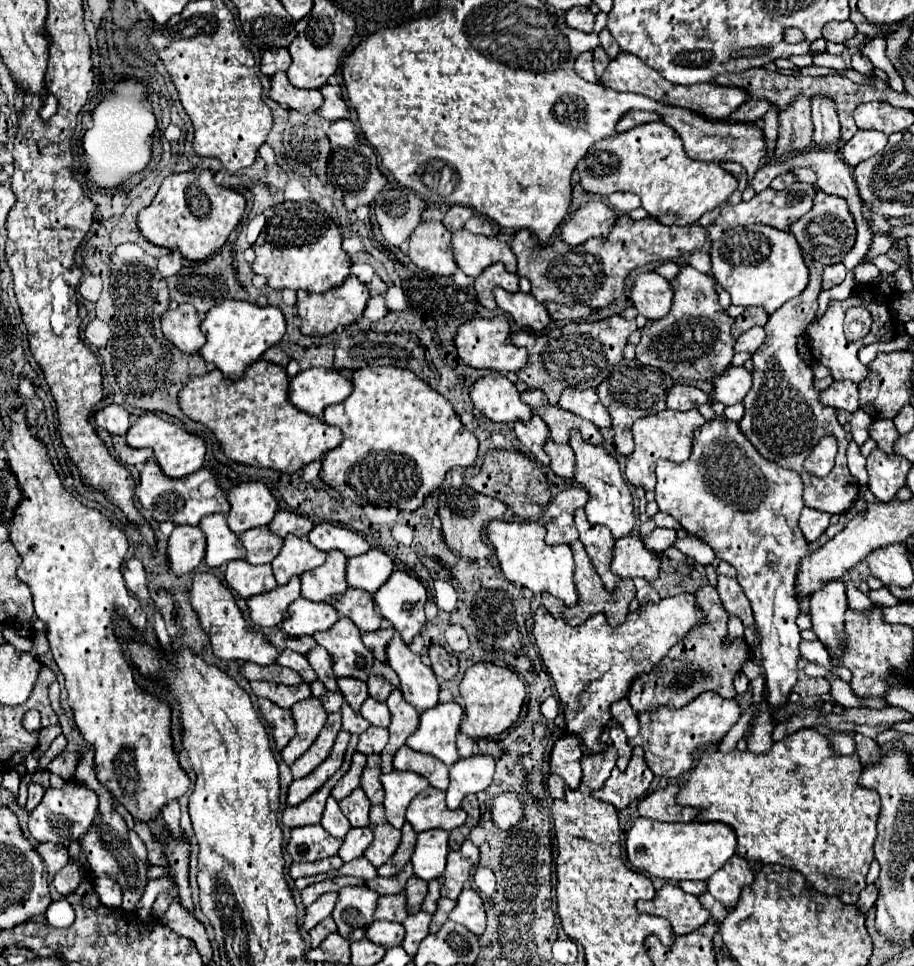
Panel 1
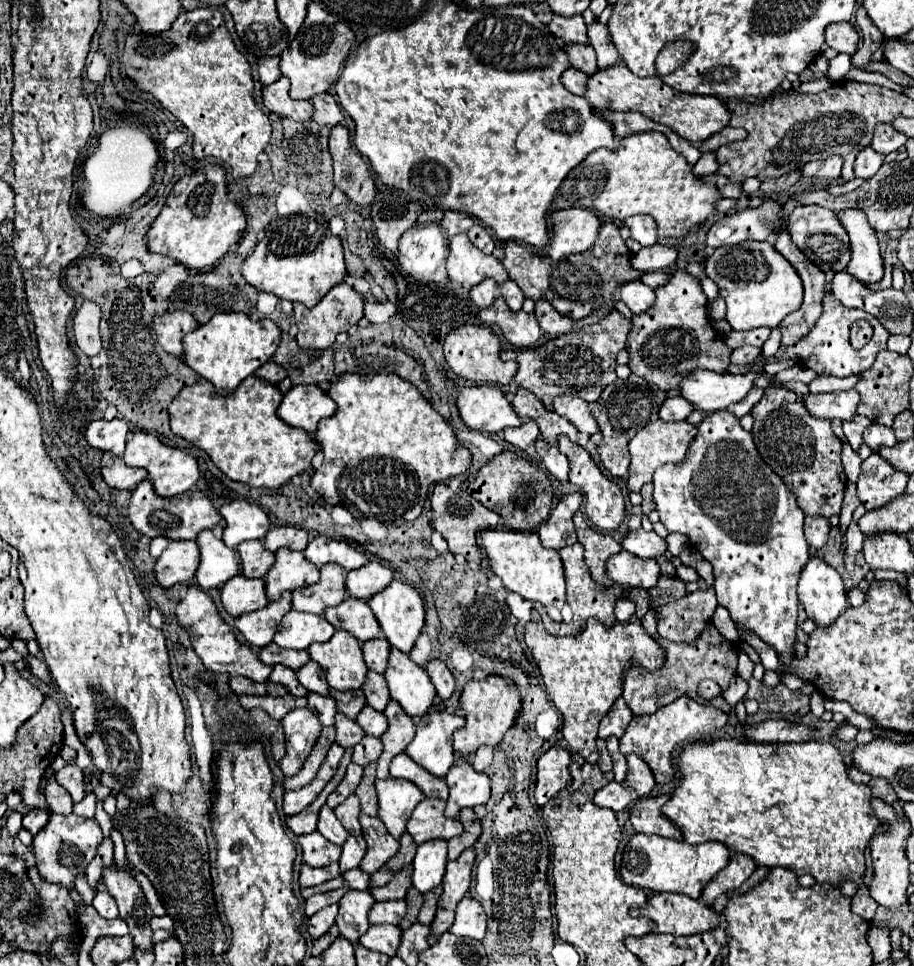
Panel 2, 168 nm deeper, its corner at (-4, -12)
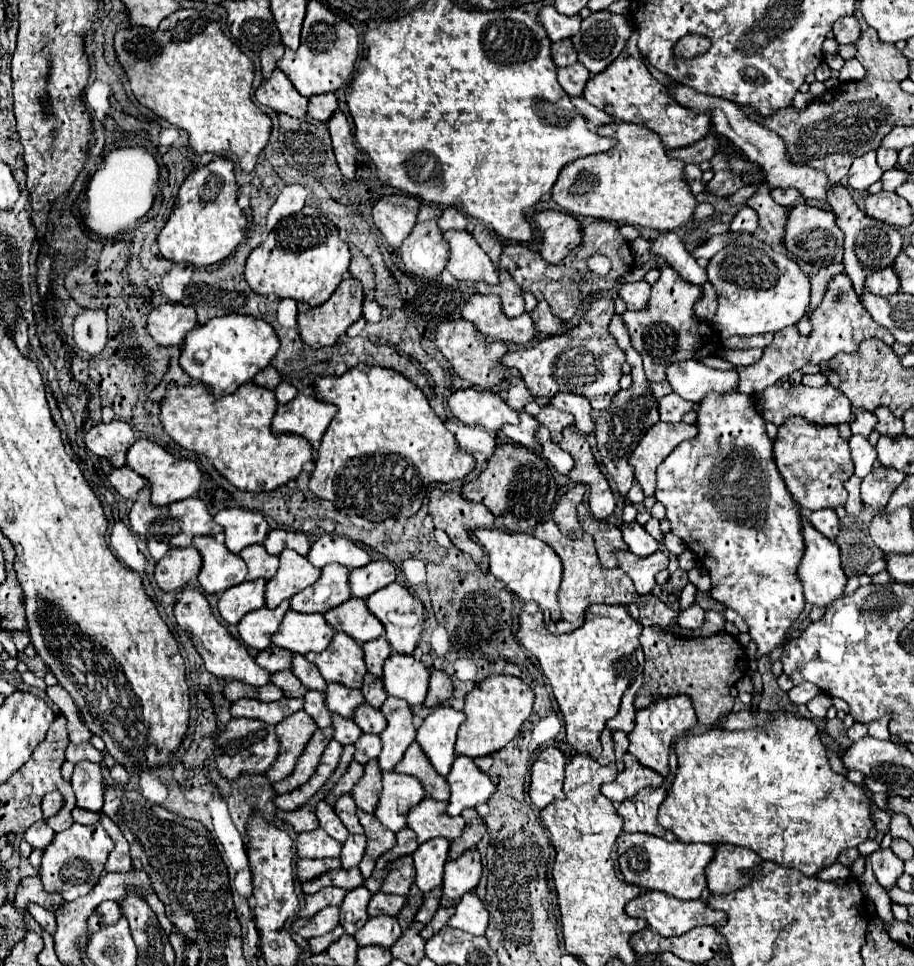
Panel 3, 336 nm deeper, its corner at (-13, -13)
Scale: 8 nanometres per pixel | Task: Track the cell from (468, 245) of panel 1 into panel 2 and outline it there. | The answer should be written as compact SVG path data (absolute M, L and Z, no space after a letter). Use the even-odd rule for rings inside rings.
M457 234L449 238L449 258L447 258L447 274L451 280L473 288L485 278L493 278L499 284L509 278L503 264L483 254L473 242L467 238L467 234Z

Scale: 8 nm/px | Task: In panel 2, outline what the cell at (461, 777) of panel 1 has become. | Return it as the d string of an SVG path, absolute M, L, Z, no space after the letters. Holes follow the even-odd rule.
M457 760L447 776L447 786L449 786L449 798L445 806L445 816L447 818L457 818L459 810L477 804L487 804L489 792L491 792L491 782L483 772L477 772L469 762Z

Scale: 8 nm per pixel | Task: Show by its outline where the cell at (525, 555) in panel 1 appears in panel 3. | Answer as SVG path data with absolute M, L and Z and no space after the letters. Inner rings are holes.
M478 529L474 531L474 537L488 553L490 573L500 579L516 597L520 597L522 601L538 603L542 611L550 611L550 617L558 621L558 589L562 583L562 563L554 549L532 535L506 533L498 529Z

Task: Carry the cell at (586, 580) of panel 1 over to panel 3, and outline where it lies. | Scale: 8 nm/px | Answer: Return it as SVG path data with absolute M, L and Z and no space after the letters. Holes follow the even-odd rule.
M546 521L542 525L536 527L534 533L538 539L546 541L562 559L564 565L564 577L562 577L562 587L558 591L558 601L560 601L560 609L562 609L562 621L546 621L548 629L556 635L560 633L570 633L574 629L578 629L584 621L586 609L590 605L596 603L636 603L636 589L632 587L630 577L622 571L622 569L602 569L596 557L596 549L594 549L594 541L590 535L584 535L582 539L568 539L564 537L558 527L554 525L554 521Z

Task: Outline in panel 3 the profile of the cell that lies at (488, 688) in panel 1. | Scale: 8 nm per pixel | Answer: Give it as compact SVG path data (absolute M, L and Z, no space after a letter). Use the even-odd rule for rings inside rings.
M512 675L486 677L466 695L466 707L464 707L466 721L458 729L456 755L466 755L476 759L502 749L516 737L522 723L532 713L532 705L534 705L534 691L522 679Z

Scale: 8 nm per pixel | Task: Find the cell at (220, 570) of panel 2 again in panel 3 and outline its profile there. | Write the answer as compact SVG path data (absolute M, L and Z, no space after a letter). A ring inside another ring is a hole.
M206 535L194 537L194 545L202 555L198 581L206 593L222 593L246 579L246 563L240 559L240 555L230 553L224 543Z

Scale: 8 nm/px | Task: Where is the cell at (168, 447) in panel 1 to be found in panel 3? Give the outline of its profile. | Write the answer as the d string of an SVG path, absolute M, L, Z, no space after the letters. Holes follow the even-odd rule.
M136 439L134 441L134 445L128 449L126 465L130 469L134 469L138 475L142 475L150 481L150 485L152 485L152 503L154 505L170 505L170 503L188 499L200 489L200 483L202 483L202 473L200 473L198 465L194 461L176 459L162 445L152 443L148 439Z

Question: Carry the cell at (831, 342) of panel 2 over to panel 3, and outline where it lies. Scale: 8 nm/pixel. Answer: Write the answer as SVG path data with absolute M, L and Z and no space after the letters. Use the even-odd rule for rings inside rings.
M836 275L828 291L824 295L822 305L812 313L812 331L810 335L800 335L796 327L786 327L774 335L774 341L764 347L764 355L760 361L750 365L750 367L738 367L740 371L740 387L738 391L746 395L760 393L762 389L776 385L776 381L788 377L790 373L802 369L806 363L820 365L824 361L830 361L838 353L856 353L860 341L866 337L876 337L884 341L886 345L894 345L894 337L886 327L880 327L874 323L870 313L860 305L858 295L852 289L852 283L846 275Z

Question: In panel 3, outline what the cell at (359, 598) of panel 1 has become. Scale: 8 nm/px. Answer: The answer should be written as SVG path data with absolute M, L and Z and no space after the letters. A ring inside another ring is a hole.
M352 597L342 605L330 609L324 617L336 631L344 631L346 635L354 637L360 645L364 645L370 639L382 637L382 625L378 617L370 613L366 601L362 599Z

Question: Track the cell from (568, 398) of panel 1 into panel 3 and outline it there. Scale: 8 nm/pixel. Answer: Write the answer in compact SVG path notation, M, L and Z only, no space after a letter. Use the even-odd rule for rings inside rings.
M558 393L552 397L552 407L572 413L574 415L574 425L584 431L584 433L594 433L594 423L590 417L590 403L586 401L586 397L576 395L576 393Z

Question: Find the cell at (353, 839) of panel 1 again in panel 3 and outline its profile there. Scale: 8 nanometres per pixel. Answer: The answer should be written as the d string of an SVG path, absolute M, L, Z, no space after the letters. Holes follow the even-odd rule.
M350 835L348 841L344 843L342 855L340 855L342 869L358 867L358 863L364 857L364 853L366 853L366 835Z

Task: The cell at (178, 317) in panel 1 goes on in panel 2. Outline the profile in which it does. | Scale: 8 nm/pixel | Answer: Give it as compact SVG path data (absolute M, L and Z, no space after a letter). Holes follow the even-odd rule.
M185 310L163 312L161 316L153 318L153 330L157 334L157 342L165 352L173 356L183 356L181 340L187 332L193 332L195 328L197 328L197 322Z

